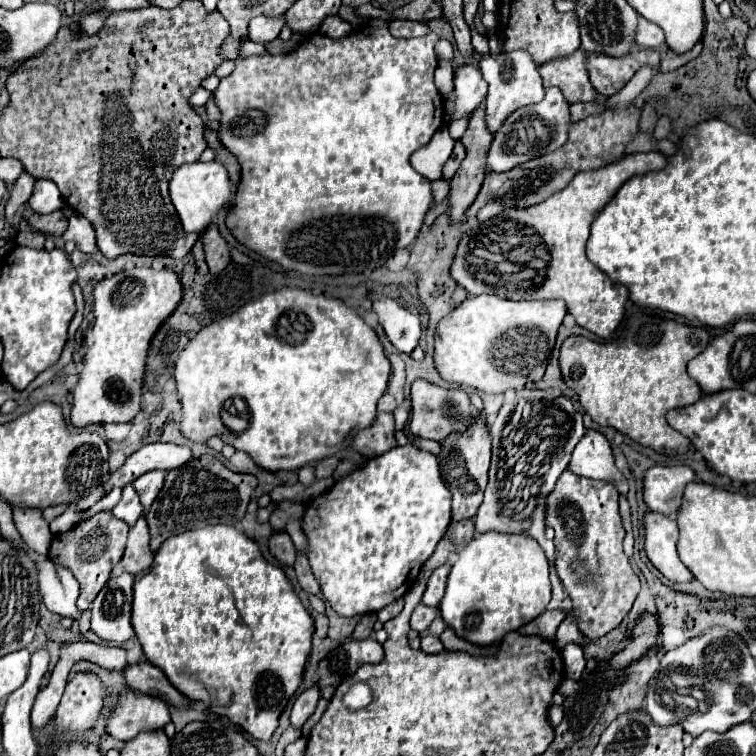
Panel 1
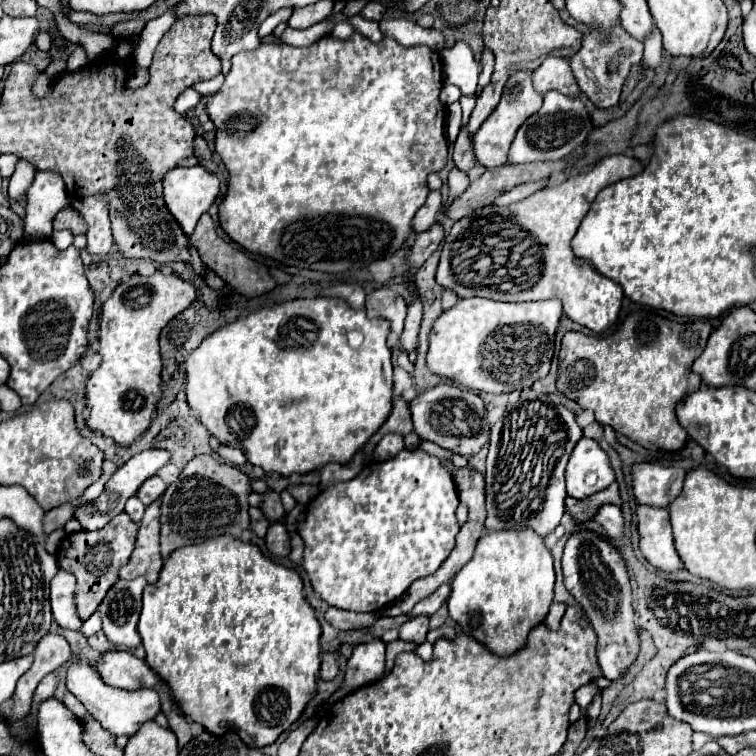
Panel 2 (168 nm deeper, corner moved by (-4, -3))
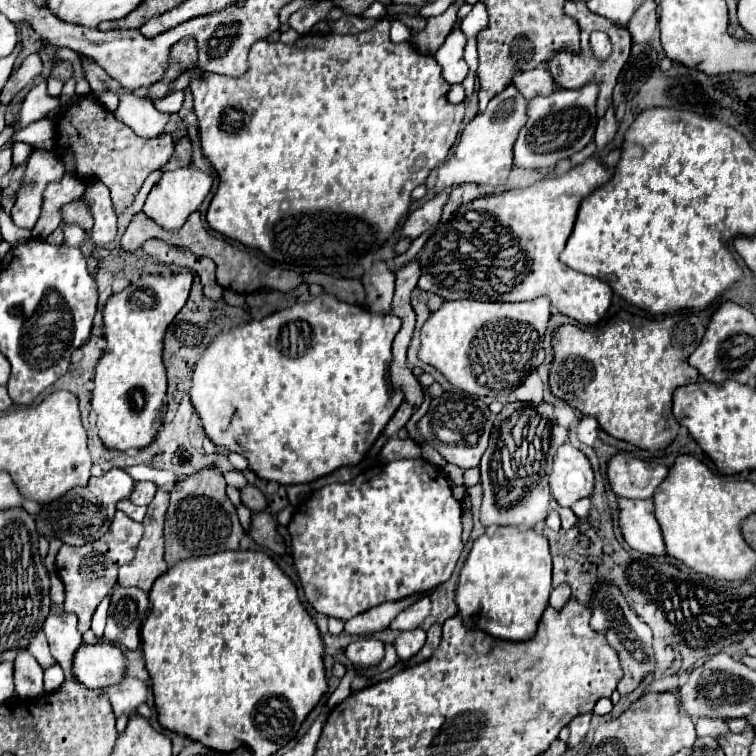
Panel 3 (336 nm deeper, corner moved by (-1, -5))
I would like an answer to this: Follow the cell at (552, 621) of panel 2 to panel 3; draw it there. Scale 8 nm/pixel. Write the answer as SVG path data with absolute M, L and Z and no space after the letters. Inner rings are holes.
M562 584L562 586L554 588L552 594L550 594L550 606L552 606L554 610L562 610L562 606L568 602L570 596L572 596L572 594L570 594L570 586L568 586L568 584Z

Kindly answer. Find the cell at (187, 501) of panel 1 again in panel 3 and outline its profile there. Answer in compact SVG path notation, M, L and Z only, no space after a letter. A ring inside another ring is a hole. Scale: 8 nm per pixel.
M202 468L176 482L174 490L170 492L164 536L166 536L164 558L168 566L174 566L178 560L184 558L206 556L220 550L238 550L244 530L238 522L236 506L226 496L226 480L220 470Z

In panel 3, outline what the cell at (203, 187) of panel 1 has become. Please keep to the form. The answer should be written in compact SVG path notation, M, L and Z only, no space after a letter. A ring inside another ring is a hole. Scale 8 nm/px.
M178 168L172 172L164 172L164 176L158 180L158 184L150 190L144 214L148 214L156 224L160 224L164 230L180 230L188 216L200 208L204 198L208 196L212 188L212 178L196 168Z

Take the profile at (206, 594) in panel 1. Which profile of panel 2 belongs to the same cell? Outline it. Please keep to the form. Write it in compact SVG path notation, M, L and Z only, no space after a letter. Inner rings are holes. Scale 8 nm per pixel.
M233 536L209 538L203 544L193 544L193 546L175 550L163 562L163 570L161 570L157 584L147 586L143 592L143 610L141 610L137 630L139 630L139 636L147 650L145 660L147 660L149 668L153 668L153 672L169 686L181 714L189 716L193 722L201 724L211 734L223 734L223 732L231 730L231 732L237 732L245 740L245 744L249 744L253 748L269 746L285 730L289 730L293 722L299 720L299 716L305 710L305 706L309 704L309 700L317 694L317 678L319 678L319 664L321 664L321 646L319 646L321 626L319 626L319 620L315 618L315 610L309 606L309 602L303 596L301 576L295 570L275 564L271 558L265 558L255 544L245 544L241 540L233 540Z

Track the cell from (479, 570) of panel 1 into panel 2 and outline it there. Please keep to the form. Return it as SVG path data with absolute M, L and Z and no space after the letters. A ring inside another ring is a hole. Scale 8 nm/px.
M531 528L487 532L479 538L473 558L451 582L449 616L489 652L509 656L527 642L531 628L545 620L553 602L553 584L553 556L539 534Z

